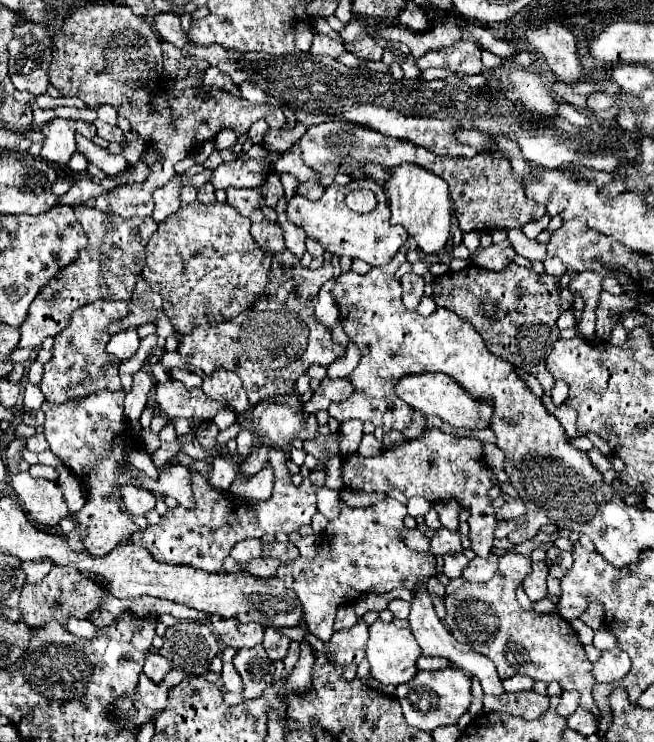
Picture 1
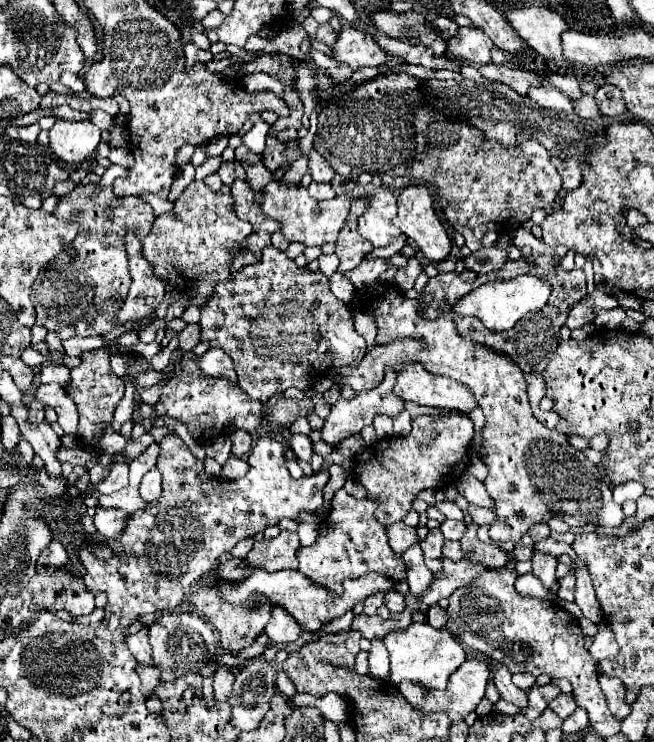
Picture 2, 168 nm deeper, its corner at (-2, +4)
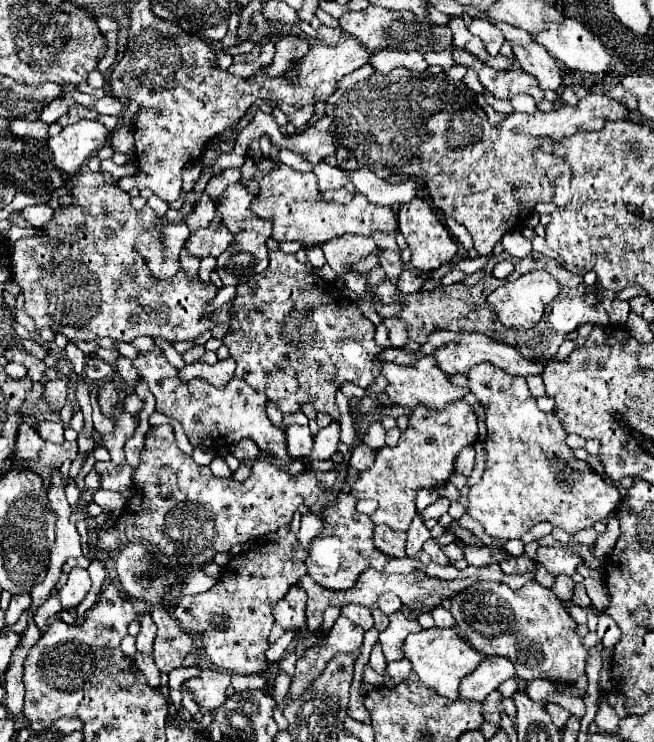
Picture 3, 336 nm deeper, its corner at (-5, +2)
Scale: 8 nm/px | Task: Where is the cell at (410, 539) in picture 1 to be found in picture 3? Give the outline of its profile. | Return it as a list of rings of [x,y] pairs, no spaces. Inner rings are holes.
[[[376,525],[374,529],[374,543],[376,547],[392,557],[404,557],[404,545],[406,545],[406,533],[394,531],[386,525]]]

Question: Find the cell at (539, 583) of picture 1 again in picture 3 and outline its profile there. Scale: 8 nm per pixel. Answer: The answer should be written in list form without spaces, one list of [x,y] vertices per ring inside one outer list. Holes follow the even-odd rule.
[[[538,547],[536,561],[542,563],[552,577],[556,577],[560,573],[574,575],[576,567],[582,563],[582,559],[578,555],[568,553],[566,549],[558,549],[558,547]]]

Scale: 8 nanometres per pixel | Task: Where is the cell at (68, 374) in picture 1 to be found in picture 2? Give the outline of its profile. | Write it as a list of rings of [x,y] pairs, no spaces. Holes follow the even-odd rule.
[[[95,349],[85,353],[81,365],[71,369],[71,377],[73,377],[73,383],[67,385],[65,391],[79,409],[79,435],[85,441],[85,445],[97,445],[105,435],[105,431],[111,427],[113,411],[125,393],[125,383],[119,375],[111,371],[109,355],[105,349]]]

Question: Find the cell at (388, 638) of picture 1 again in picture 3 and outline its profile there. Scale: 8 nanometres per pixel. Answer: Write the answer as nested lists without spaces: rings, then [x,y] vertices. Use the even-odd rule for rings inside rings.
[[[440,627],[410,633],[402,645],[402,651],[404,657],[412,663],[412,671],[420,677],[420,681],[426,687],[434,689],[438,695],[448,699],[458,699],[460,679],[472,673],[482,659],[478,651],[472,651],[472,647],[468,647],[468,643],[460,637],[456,629],[440,629]]]

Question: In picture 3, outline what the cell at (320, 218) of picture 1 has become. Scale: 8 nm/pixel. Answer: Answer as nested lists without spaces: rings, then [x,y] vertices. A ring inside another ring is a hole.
[[[278,167],[272,171],[256,171],[254,179],[260,185],[260,193],[252,203],[252,211],[274,223],[272,237],[276,241],[300,241],[304,247],[322,245],[328,239],[340,237],[344,233],[356,233],[364,237],[372,237],[374,231],[382,231],[386,235],[396,235],[396,215],[390,207],[372,205],[364,195],[356,193],[350,203],[326,203],[318,191],[316,177],[312,173],[300,173],[292,167]]]

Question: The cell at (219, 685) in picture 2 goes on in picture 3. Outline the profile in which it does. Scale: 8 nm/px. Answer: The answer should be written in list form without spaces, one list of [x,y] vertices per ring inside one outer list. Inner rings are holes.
[[[204,669],[200,677],[188,679],[184,683],[188,691],[194,691],[194,701],[208,711],[216,711],[226,701],[226,691],[230,687],[230,675],[220,669]]]

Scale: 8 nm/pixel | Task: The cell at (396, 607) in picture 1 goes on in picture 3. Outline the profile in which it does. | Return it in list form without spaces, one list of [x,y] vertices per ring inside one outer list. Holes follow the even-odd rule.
[[[388,593],[388,595],[382,595],[382,597],[378,599],[378,607],[380,607],[384,613],[392,615],[392,613],[396,613],[396,611],[402,607],[402,603],[400,603],[400,599],[396,599],[396,595]]]

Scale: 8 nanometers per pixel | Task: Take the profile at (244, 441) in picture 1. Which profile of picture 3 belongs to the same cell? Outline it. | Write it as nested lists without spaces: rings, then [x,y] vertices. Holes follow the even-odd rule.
[[[242,439],[230,447],[230,453],[240,461],[254,461],[260,455],[260,449],[252,439]]]

